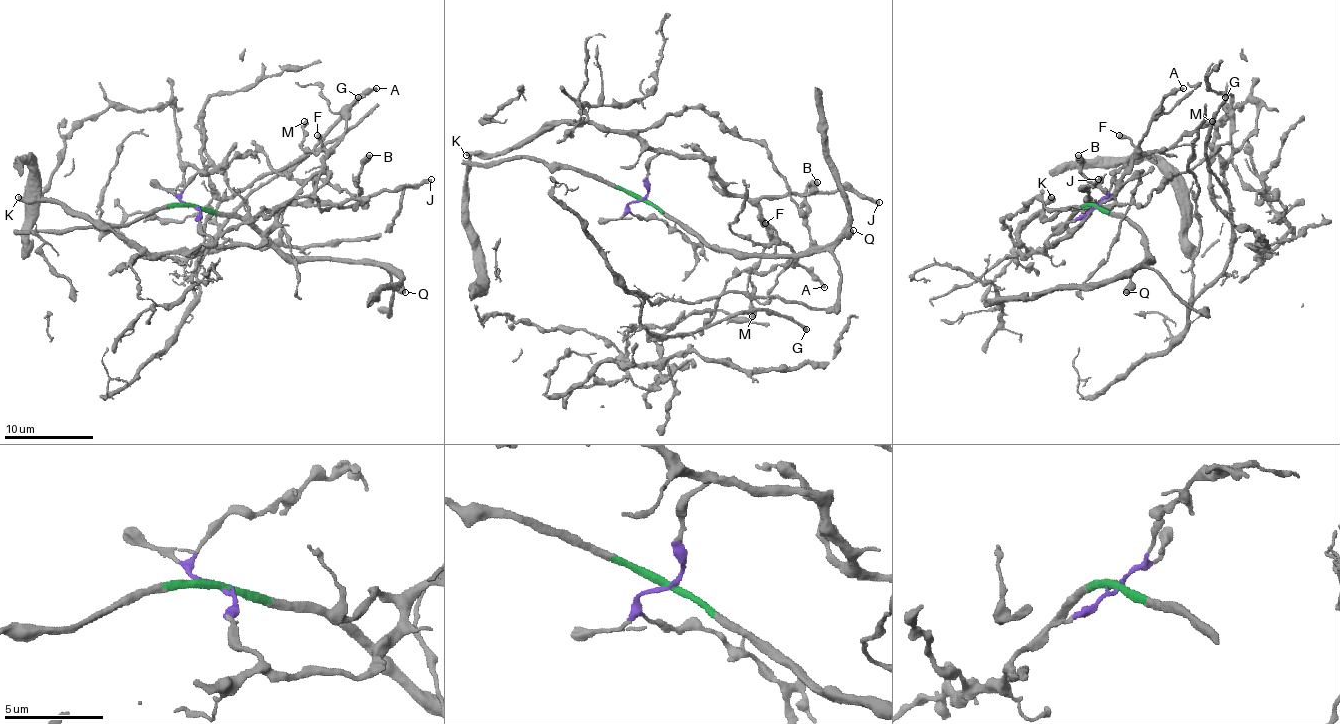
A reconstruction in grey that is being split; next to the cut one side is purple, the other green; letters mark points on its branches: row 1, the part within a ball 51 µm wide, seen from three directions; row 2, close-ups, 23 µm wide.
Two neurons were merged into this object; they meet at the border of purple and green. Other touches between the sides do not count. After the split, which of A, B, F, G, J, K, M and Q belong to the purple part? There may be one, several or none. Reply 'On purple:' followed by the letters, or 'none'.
On purple: A, B, F, G, J, K, M

